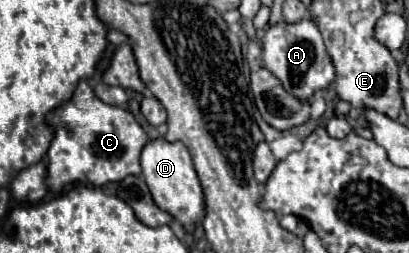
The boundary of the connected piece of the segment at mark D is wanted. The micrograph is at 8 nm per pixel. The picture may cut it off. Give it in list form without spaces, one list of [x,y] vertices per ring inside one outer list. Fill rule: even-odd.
[[[163,137],[153,139],[141,151],[141,169],[155,203],[163,211],[171,213],[185,229],[193,229],[193,225],[203,217],[203,189],[187,147],[181,141],[169,143]]]

